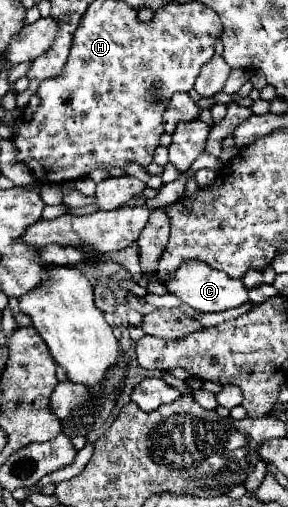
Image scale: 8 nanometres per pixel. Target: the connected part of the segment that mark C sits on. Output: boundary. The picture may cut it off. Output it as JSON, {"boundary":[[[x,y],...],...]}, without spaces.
{"boundary":[[[202,262],[176,270],[166,282],[166,290],[170,294],[176,294],[184,304],[192,306],[198,312],[224,312],[228,308],[236,308],[248,302],[248,290],[242,280],[234,280],[220,270],[204,266]]]}

